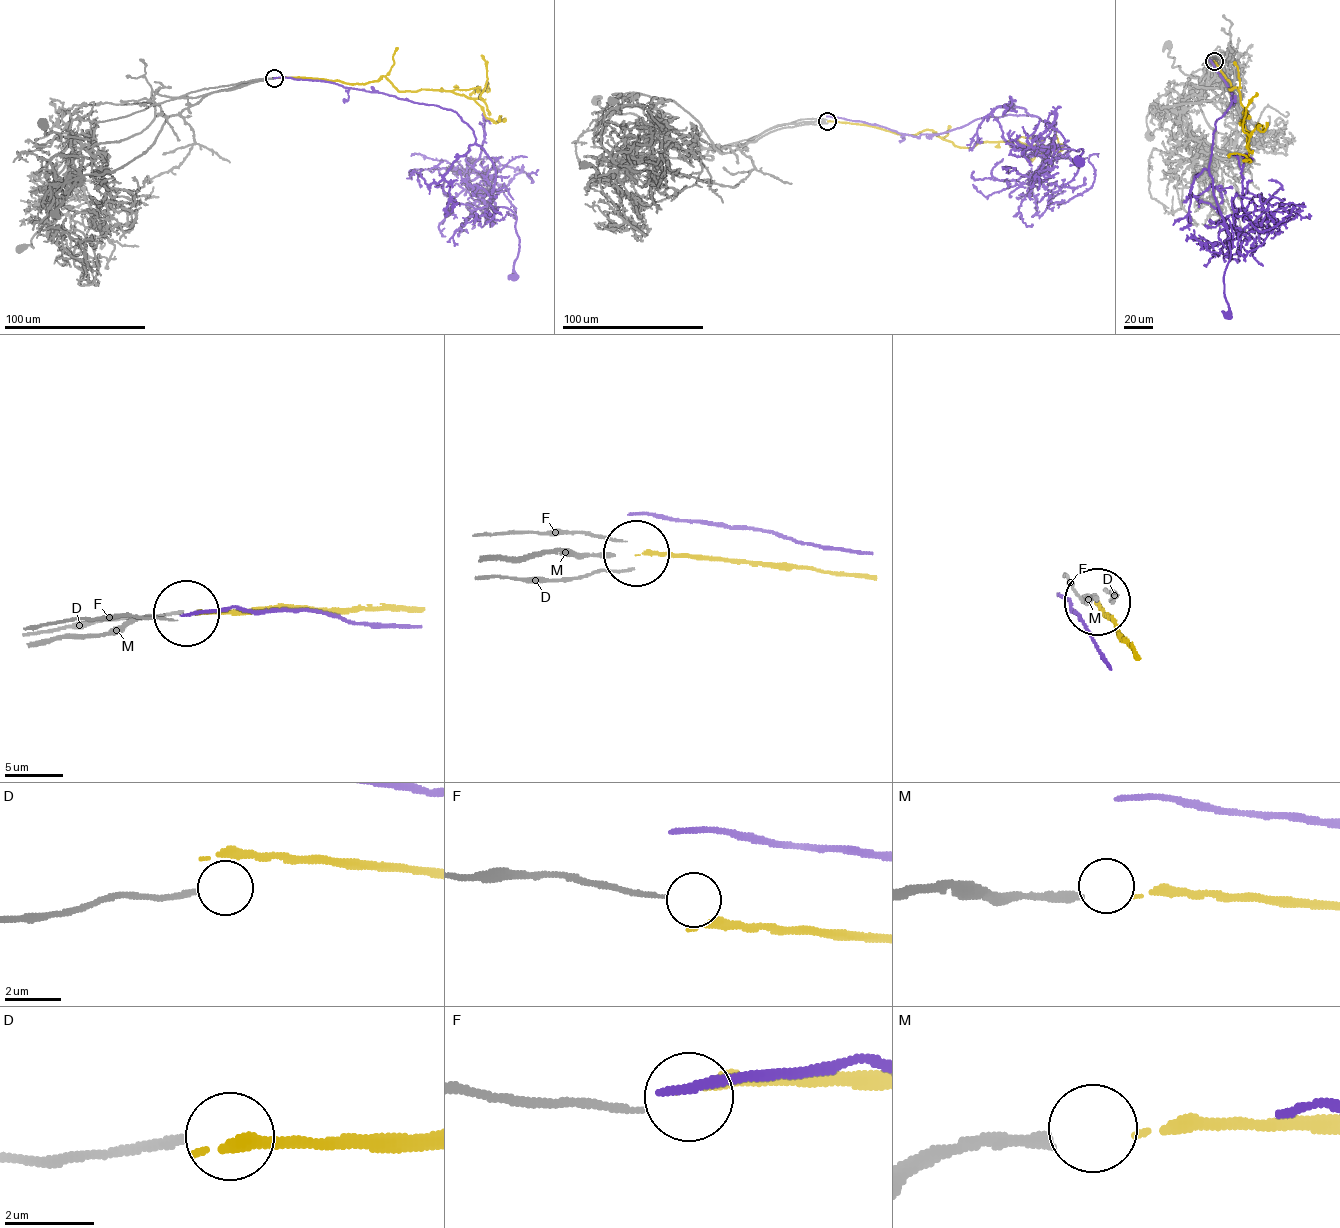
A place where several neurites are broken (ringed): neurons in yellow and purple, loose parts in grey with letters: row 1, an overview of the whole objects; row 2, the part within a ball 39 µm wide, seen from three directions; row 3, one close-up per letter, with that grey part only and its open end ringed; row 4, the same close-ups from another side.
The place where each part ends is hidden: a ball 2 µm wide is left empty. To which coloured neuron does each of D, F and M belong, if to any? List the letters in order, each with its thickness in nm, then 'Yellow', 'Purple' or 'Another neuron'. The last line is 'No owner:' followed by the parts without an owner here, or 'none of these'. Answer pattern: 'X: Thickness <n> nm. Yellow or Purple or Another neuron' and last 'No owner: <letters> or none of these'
D: Thickness 200 nm. Another neuron
F: Thickness 150 nm. Another neuron
M: Thickness 280 nm. Yellow
No owner: D, F

